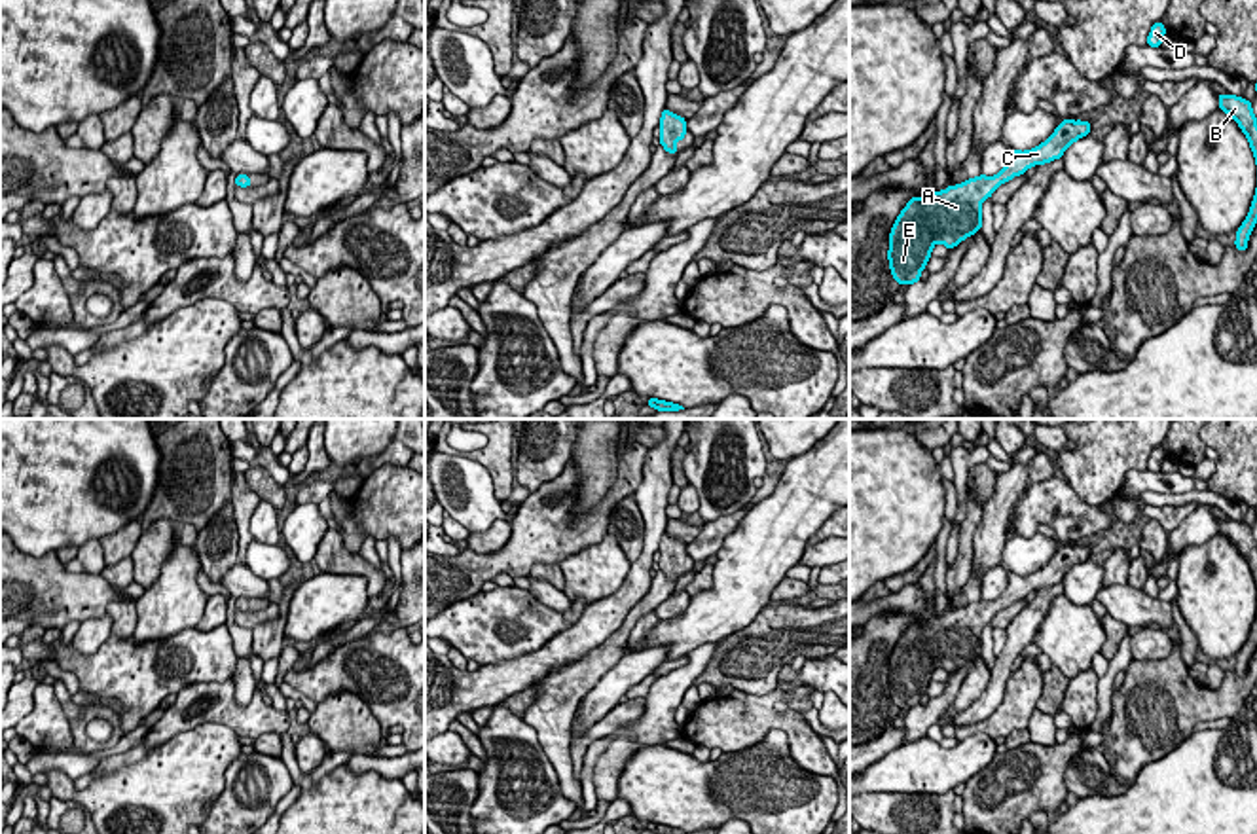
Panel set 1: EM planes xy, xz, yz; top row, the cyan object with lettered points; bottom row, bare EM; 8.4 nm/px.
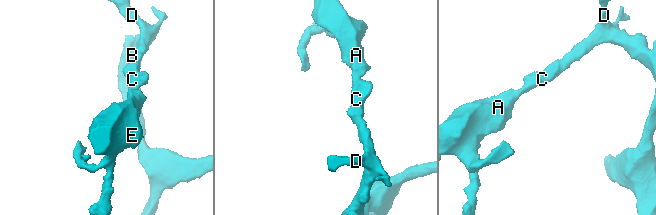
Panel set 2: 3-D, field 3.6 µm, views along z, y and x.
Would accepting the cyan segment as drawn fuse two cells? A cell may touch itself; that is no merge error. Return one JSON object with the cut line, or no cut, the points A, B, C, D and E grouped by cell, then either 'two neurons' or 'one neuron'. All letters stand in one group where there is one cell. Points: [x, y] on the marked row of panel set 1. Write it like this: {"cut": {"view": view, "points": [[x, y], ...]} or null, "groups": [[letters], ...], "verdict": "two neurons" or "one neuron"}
{"cut": null, "groups": [["A", "B", "C", "D", "E"]], "verdict": "one neuron"}

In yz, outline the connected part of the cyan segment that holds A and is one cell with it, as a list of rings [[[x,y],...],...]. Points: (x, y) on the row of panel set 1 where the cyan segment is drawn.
[[[1064,119],[1039,146],[1020,152],[1011,148],[1009,161],[995,176],[975,176],[927,197],[914,195],[897,216],[889,233],[889,269],[893,279],[904,286],[920,282],[920,275],[937,243],[948,250],[982,227],[982,203],[1005,182],[1033,165],[1060,159],[1079,138],[1090,135],[1090,121]]]

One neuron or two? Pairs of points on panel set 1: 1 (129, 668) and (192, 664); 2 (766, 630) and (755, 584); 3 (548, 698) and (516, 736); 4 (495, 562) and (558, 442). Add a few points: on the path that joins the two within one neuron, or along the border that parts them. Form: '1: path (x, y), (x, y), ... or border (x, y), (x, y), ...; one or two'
1: path (145, 668), (177, 664); one
2: border (768, 603), (746, 626), (727, 637); two
3: border (524, 719), (533, 728), (541, 749), (550, 761); two
4: border (565, 463), (556, 476), (531, 493); two

